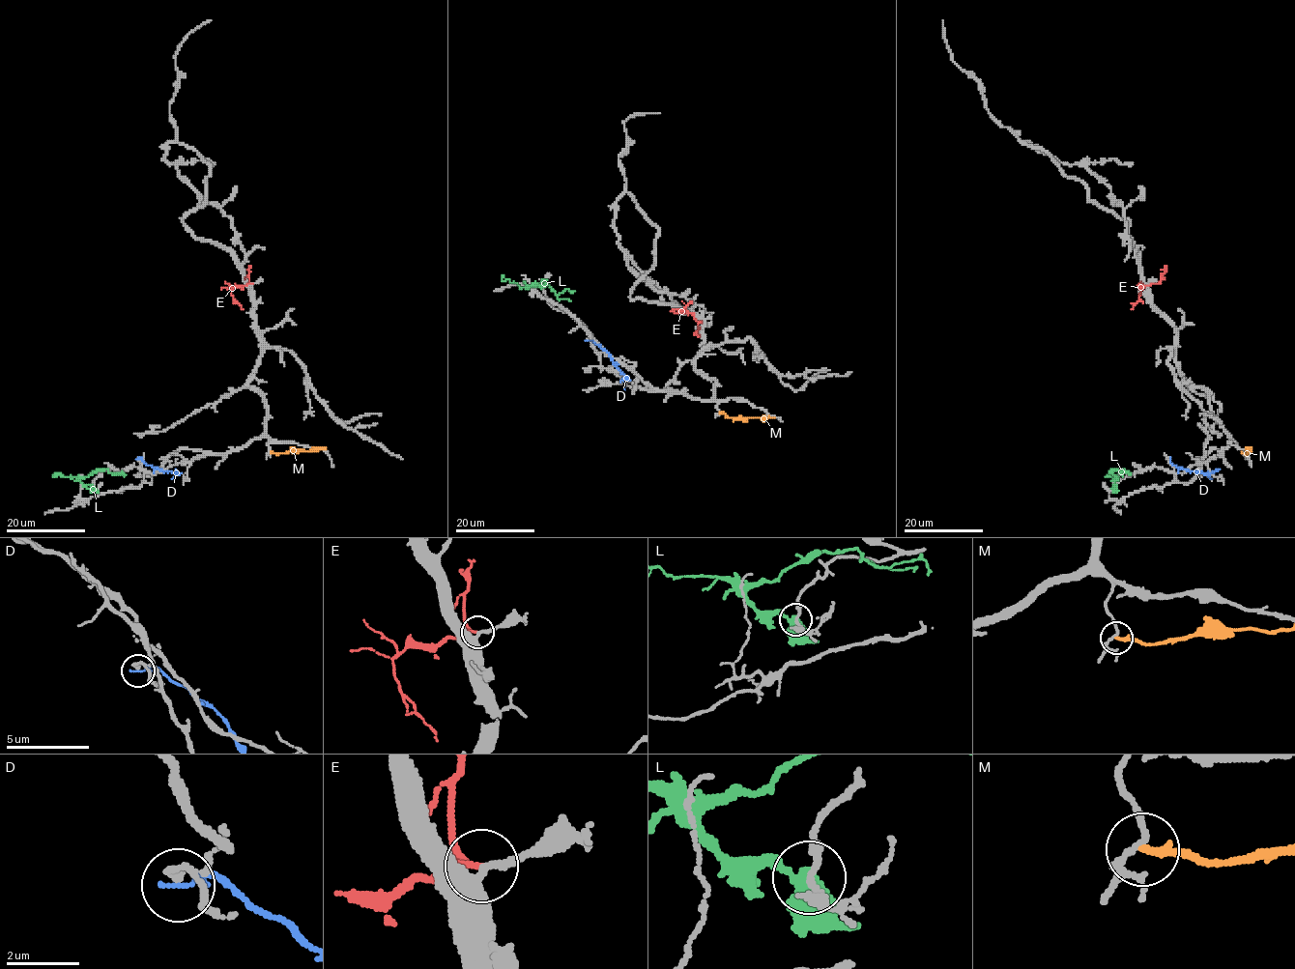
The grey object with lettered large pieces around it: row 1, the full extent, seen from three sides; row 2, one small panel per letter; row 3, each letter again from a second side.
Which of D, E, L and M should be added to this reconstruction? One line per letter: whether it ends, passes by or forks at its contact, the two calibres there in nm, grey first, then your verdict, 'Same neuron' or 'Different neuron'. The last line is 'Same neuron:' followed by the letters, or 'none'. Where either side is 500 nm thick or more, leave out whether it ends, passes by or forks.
D: It ends there. Thickness 240 nm (grey) against 200 nm. Different neuron
E: It passes by. Thickness 200 nm (grey) against 150 nm. Same neuron
L: It passes by. Thickness 190 nm (grey) against 440 nm. Different neuron
M: It ends there. Thickness 170 nm (grey) against 240 nm. Different neuron
Same neuron: E

